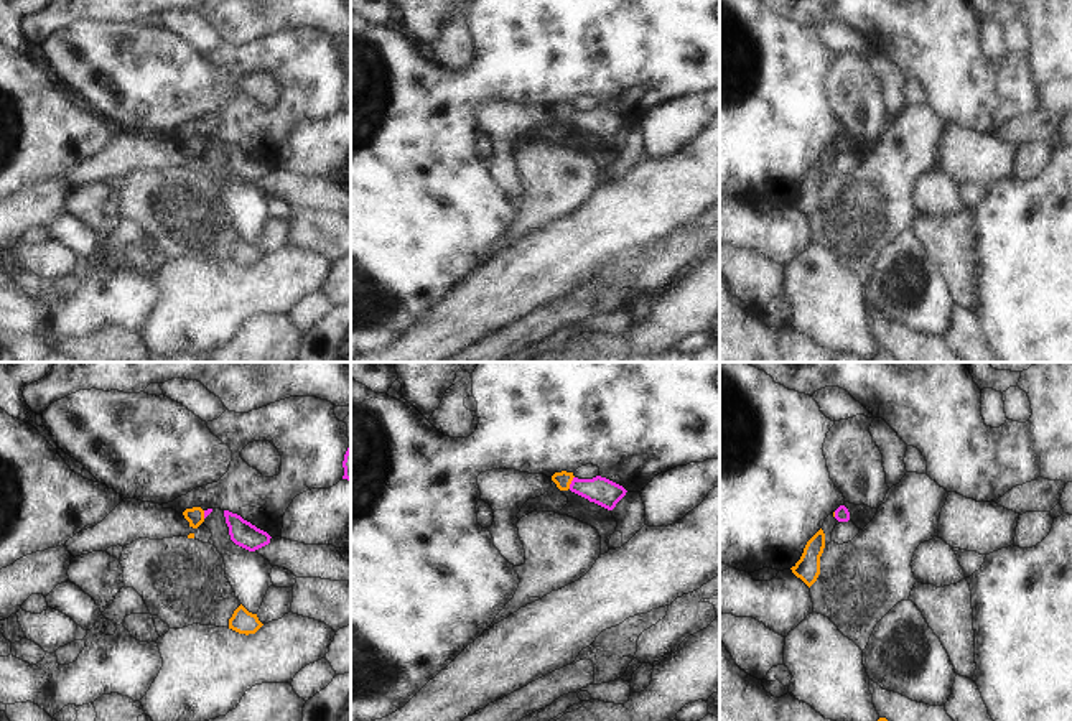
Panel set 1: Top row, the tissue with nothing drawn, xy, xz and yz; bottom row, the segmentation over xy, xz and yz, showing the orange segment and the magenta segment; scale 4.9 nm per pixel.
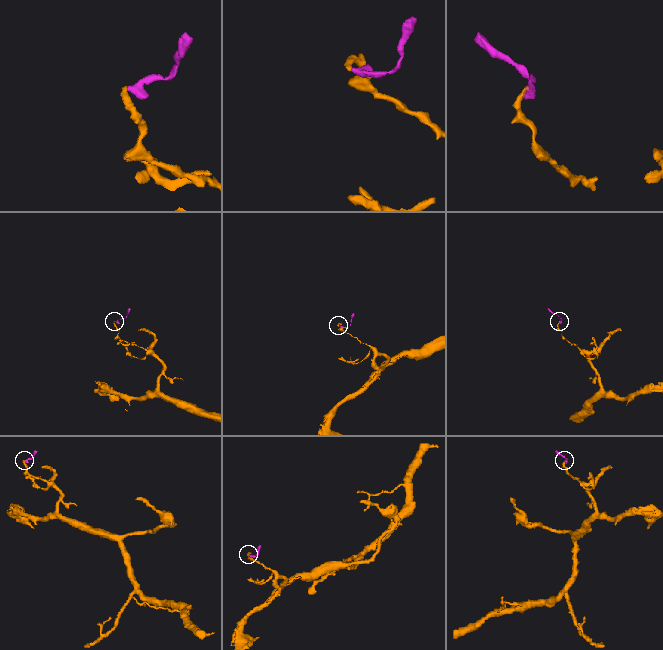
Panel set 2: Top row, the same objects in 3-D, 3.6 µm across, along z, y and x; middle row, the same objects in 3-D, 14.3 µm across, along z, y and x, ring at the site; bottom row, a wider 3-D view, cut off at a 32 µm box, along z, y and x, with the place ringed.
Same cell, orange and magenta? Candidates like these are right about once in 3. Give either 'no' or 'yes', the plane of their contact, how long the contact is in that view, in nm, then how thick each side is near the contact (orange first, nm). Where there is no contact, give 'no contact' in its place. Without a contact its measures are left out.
yes | xz | 70 nm | 80/140 nm

